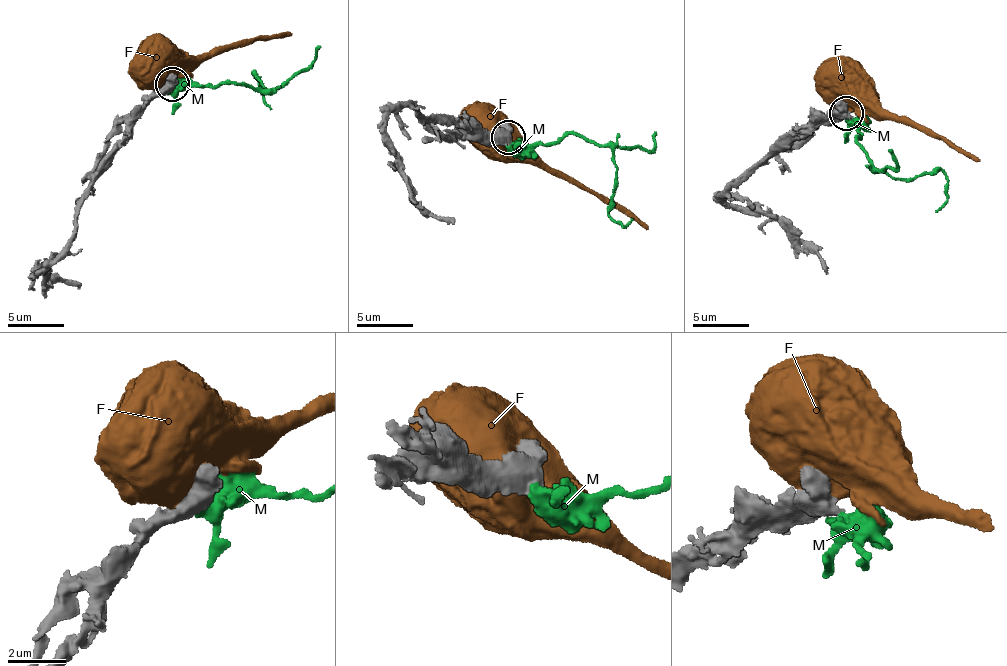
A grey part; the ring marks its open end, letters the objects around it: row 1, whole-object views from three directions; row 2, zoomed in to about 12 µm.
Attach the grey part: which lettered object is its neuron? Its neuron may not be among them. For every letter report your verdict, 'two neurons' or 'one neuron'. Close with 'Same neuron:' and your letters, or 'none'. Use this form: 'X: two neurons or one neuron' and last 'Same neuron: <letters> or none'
F: two neurons
M: two neurons
Same neuron: none

